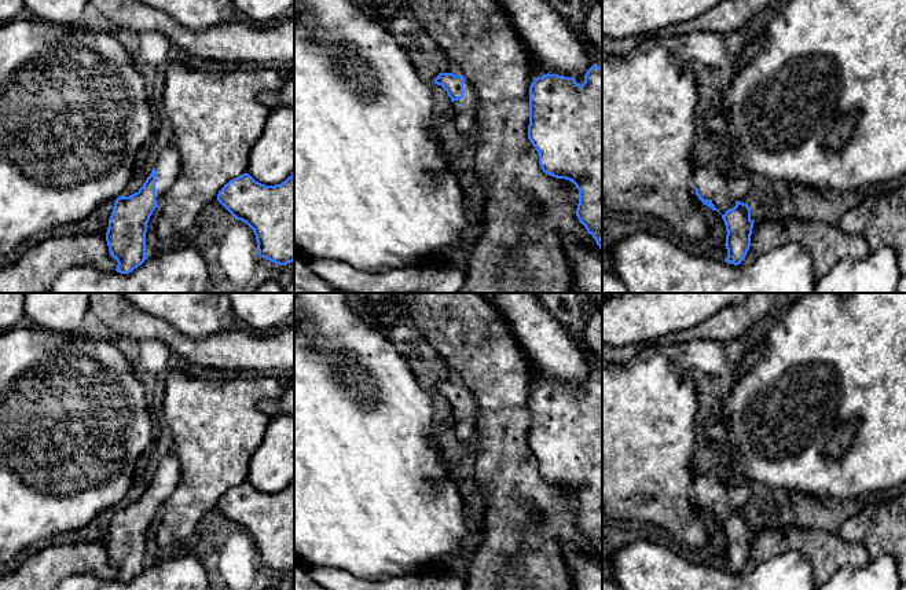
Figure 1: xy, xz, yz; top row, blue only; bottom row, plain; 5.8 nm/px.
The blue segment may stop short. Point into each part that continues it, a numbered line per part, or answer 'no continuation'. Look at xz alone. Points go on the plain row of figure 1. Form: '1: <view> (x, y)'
1: xz (465, 418)

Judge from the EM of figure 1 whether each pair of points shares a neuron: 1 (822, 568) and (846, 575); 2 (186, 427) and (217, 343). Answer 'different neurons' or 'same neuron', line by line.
1: different neurons
2: different neurons

